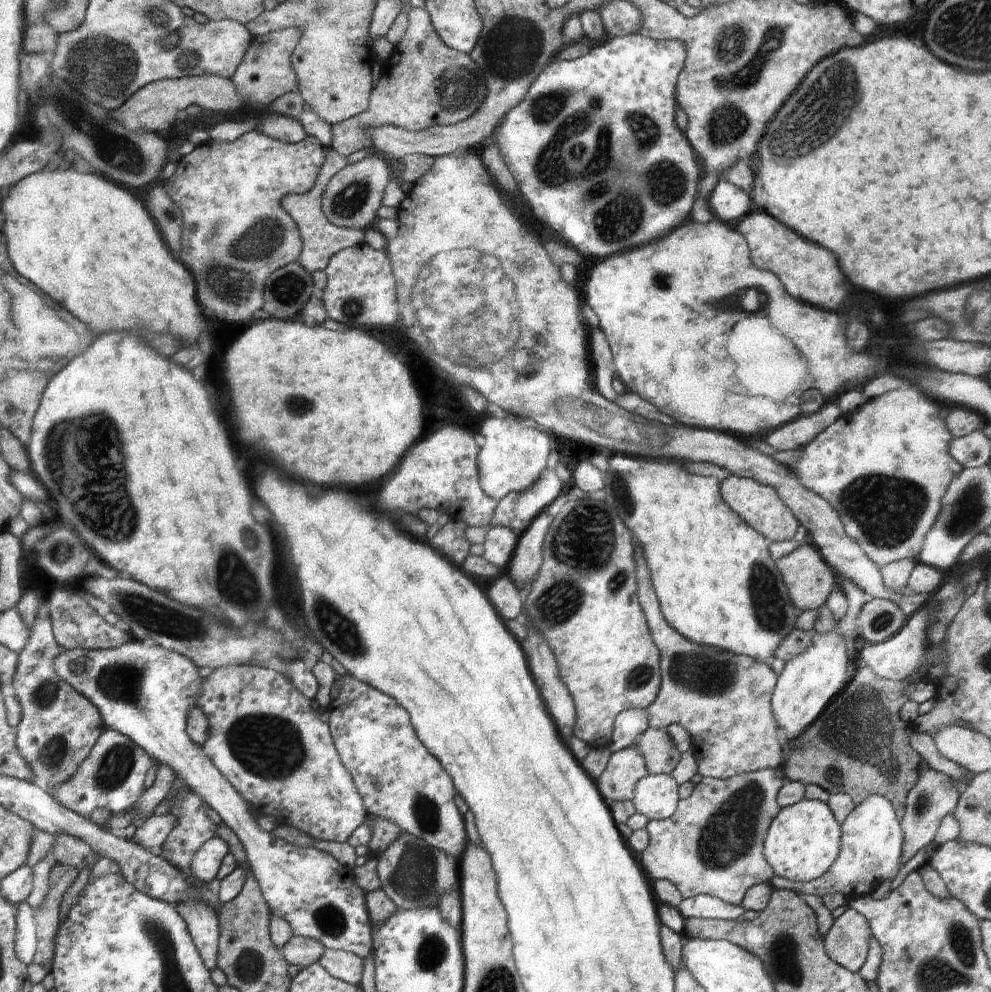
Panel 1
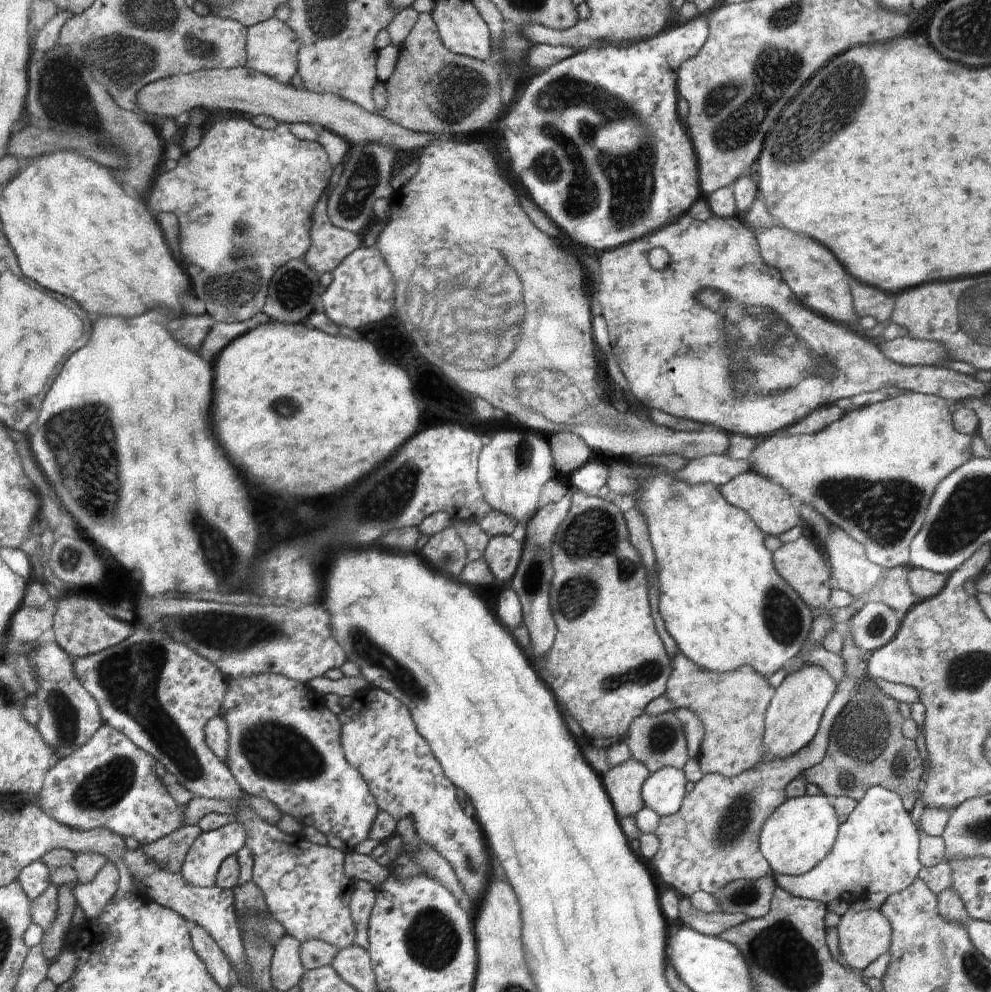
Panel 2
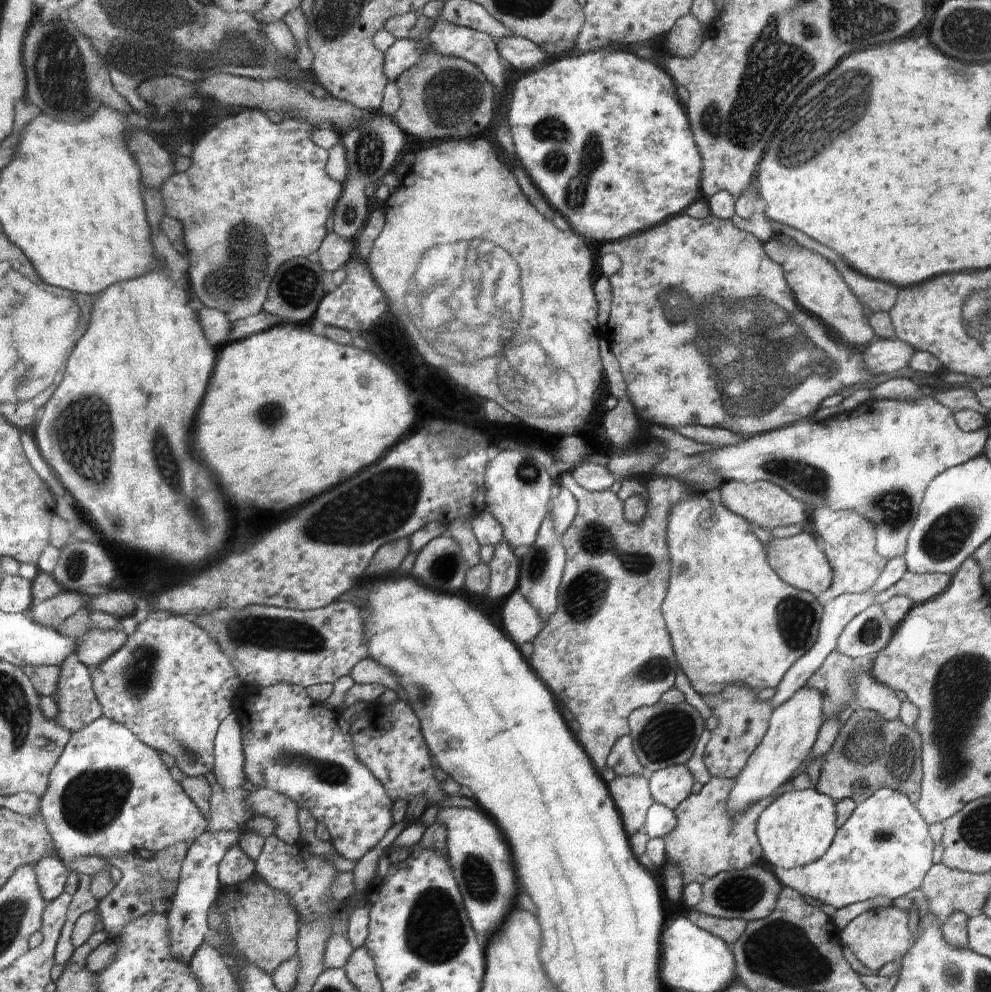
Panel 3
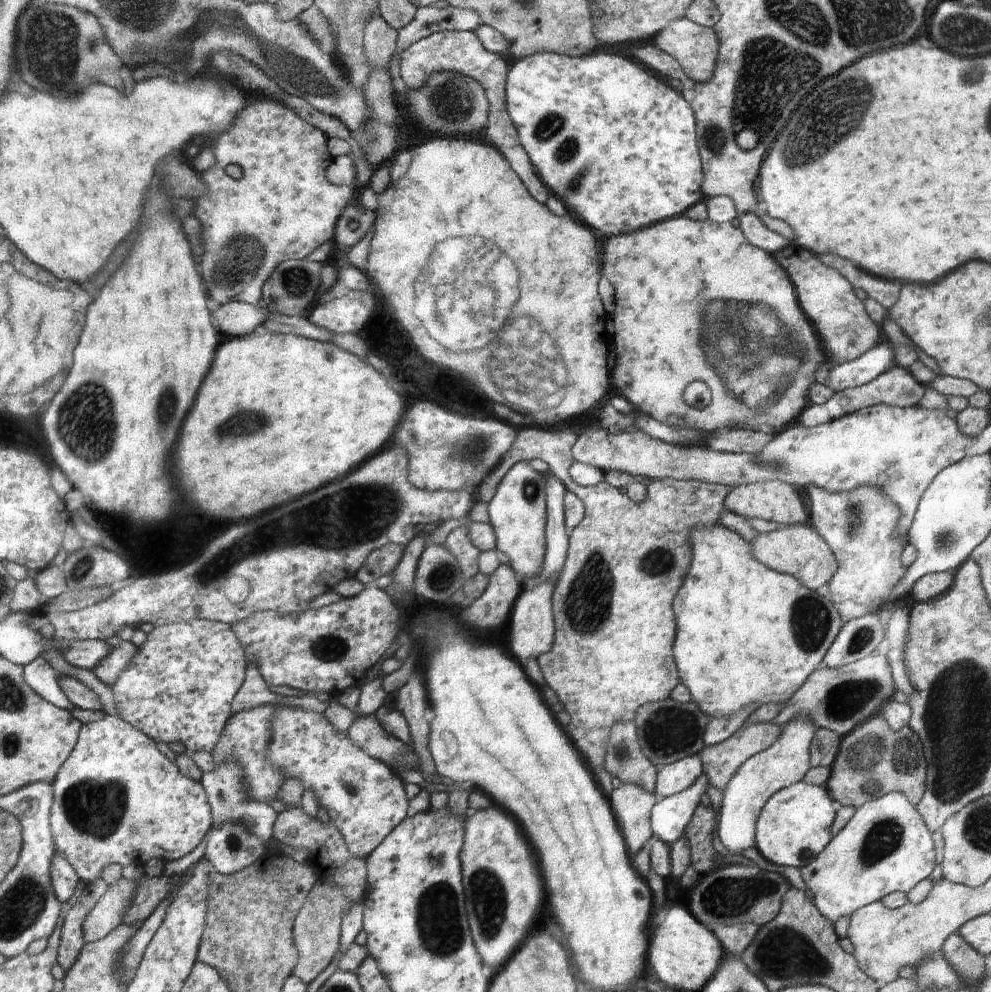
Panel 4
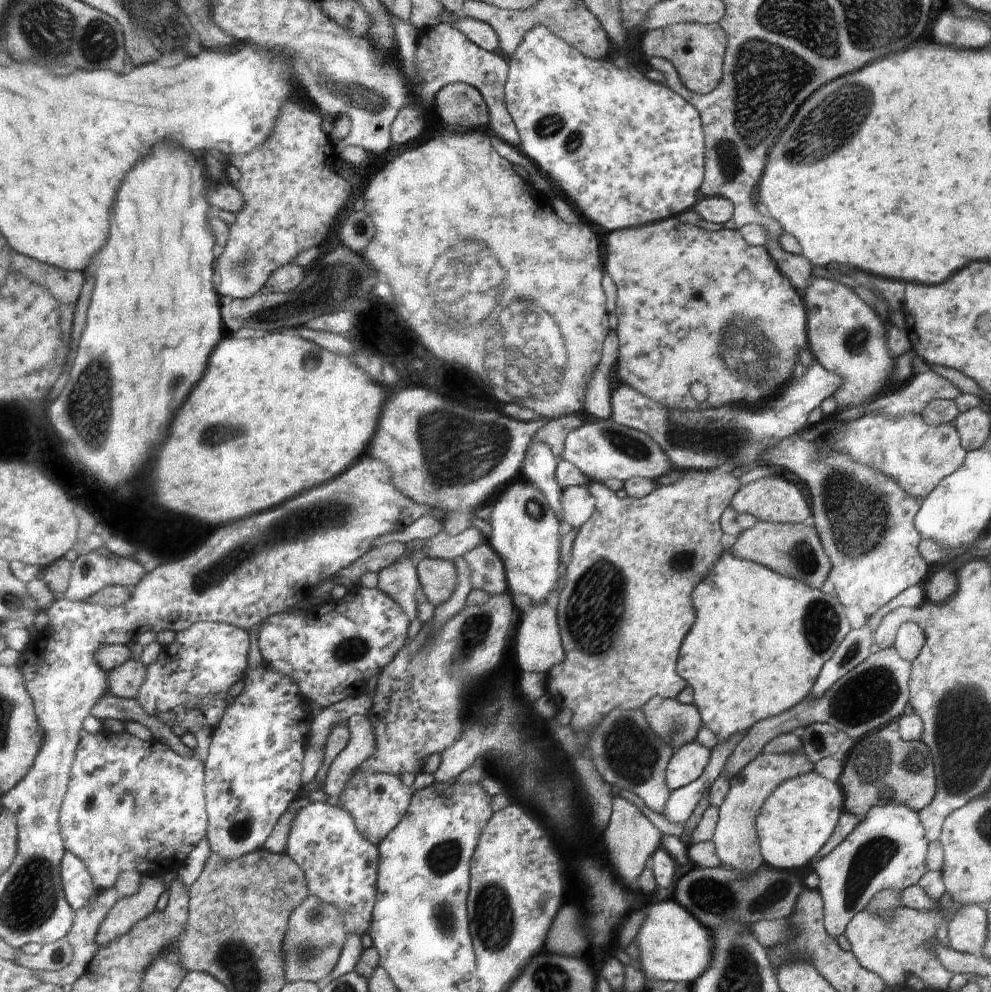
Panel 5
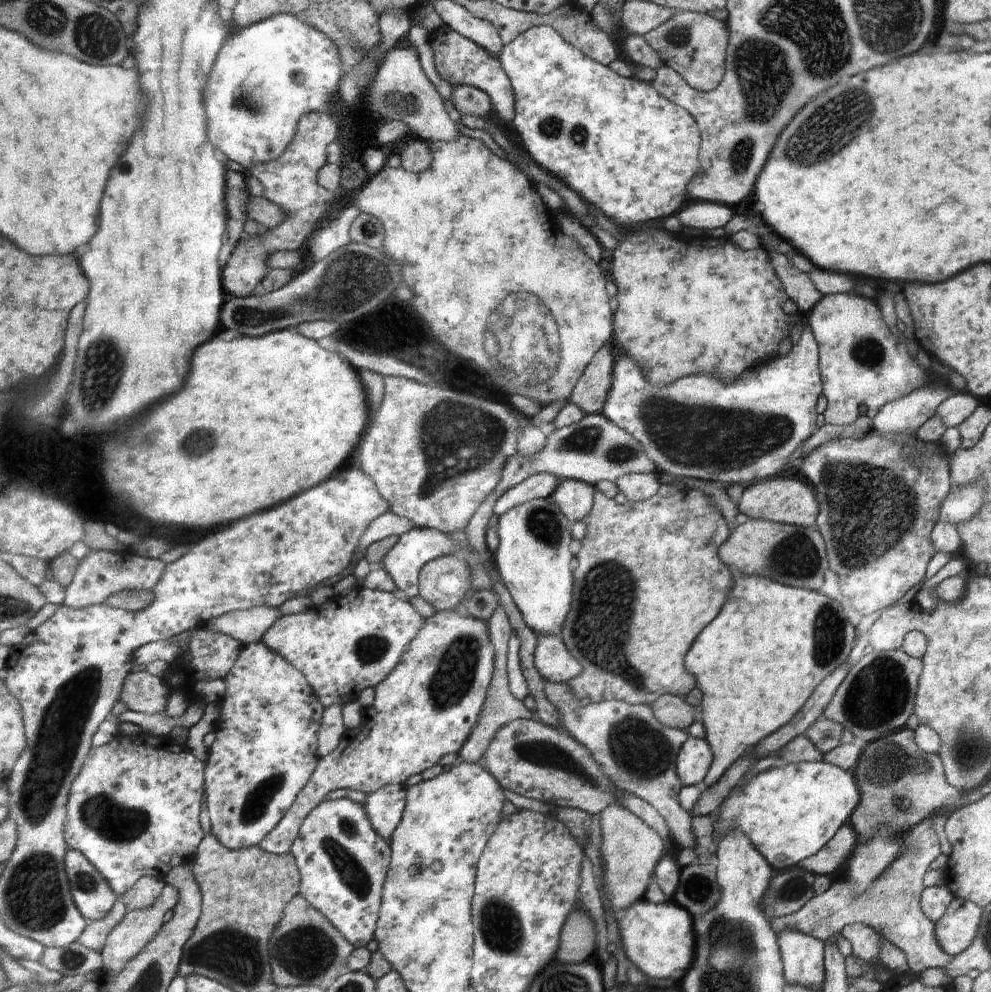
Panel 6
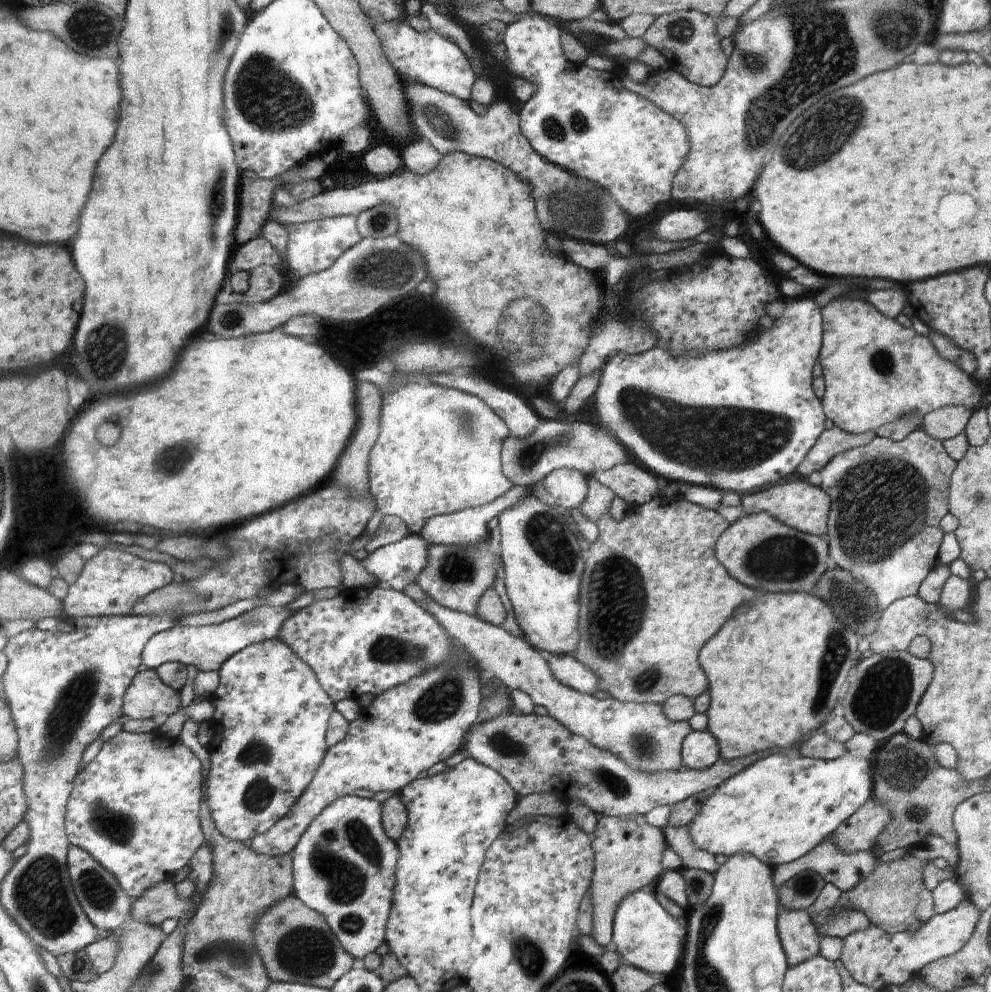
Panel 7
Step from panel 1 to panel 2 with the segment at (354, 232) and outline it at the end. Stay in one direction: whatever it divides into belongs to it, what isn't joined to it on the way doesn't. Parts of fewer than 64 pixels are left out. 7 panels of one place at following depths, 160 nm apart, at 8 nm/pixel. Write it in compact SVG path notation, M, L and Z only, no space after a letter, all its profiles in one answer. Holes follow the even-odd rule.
M322 195L314 211L313 244L304 259L319 276L336 271L363 244L361 236L333 225L328 214L328 201L328 196Z

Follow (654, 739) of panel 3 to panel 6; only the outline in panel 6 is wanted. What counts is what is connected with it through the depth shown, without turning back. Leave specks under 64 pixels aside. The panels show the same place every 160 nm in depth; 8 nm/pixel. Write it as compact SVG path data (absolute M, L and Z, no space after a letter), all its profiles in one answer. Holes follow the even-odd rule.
M665 694L652 703L651 708L660 724L684 731L696 720L700 720L700 708L690 706L684 698Z

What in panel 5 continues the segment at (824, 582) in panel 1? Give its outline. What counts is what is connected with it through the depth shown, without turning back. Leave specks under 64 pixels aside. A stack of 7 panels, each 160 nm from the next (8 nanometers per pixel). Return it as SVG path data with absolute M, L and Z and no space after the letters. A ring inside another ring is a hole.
M759 520L752 528L742 531L730 550L734 556L765 565L766 568L802 581L813 589L822 588L822 582L833 568L832 559L821 543L820 533L812 523L805 525Z

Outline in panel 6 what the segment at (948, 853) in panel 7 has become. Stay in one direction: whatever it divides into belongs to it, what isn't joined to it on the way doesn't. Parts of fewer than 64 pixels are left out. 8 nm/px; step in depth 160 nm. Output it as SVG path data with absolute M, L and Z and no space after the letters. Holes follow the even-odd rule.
M926 819L913 827L911 848L905 859L900 855L892 866L880 875L861 895L853 892L853 885L845 880L834 882L828 890L813 896L800 910L791 915L773 919L773 928L779 937L791 929L827 941L850 923L862 923L881 933L884 940L904 952L909 967L918 976L929 968L941 968L953 959L937 943L936 924L922 910L922 892L926 872L943 855L940 838L933 828L933 820Z

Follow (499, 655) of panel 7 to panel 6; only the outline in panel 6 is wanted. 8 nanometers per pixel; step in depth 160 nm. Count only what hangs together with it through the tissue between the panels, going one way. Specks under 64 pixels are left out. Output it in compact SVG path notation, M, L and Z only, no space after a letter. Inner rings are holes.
M544 681L544 684L547 699L559 712L559 725L565 726L574 740L588 748L604 772L612 778L613 784L654 806L666 821L674 845L680 849L697 849L692 814L685 811L678 800L684 784L677 775L677 756L690 737L688 732L660 724L650 705L600 701L582 708L576 693L566 683Z

